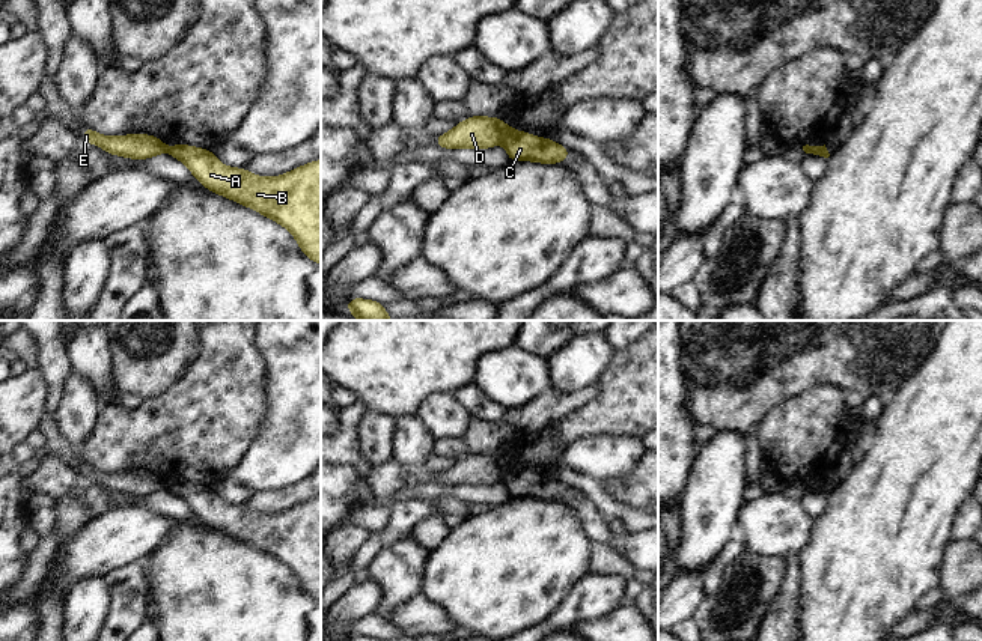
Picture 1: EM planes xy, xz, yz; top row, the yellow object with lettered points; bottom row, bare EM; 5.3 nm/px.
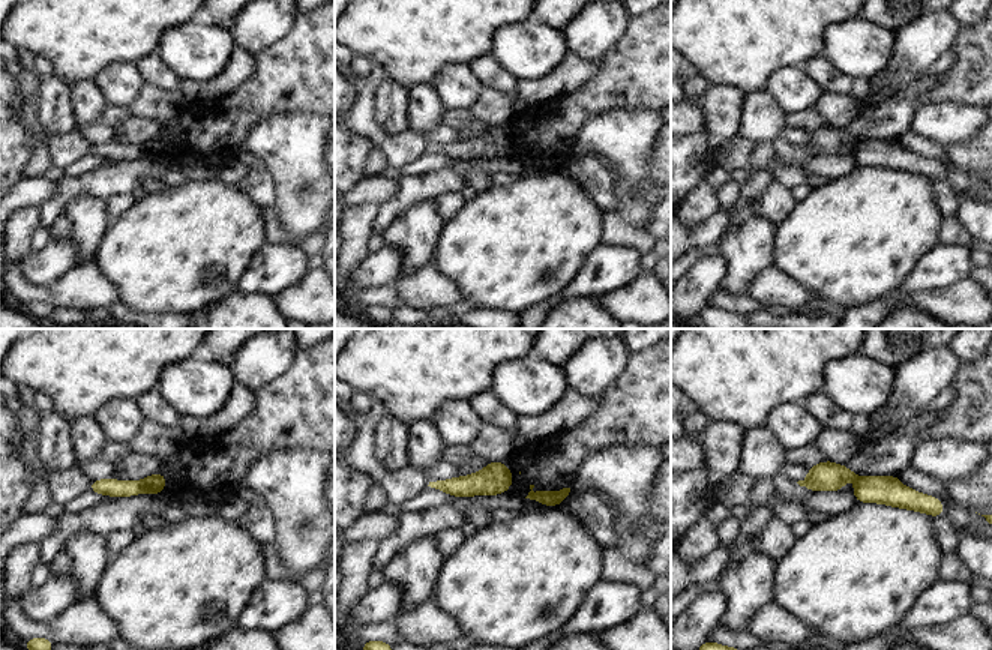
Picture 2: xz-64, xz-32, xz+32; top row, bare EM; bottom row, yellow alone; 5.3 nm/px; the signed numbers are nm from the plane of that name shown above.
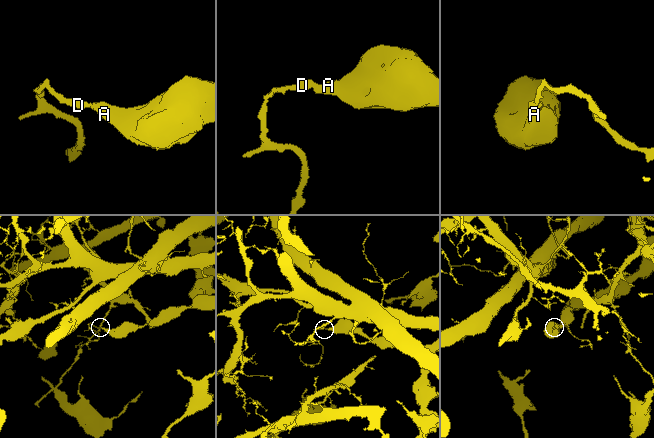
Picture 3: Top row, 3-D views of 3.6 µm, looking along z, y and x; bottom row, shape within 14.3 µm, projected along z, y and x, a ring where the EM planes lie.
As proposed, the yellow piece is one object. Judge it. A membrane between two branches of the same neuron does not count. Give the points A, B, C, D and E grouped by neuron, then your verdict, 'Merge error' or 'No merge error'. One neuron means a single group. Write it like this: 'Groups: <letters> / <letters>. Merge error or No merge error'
Groups: A B C / D E. Merge error

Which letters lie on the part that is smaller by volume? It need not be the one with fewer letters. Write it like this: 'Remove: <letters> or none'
Remove: D, E

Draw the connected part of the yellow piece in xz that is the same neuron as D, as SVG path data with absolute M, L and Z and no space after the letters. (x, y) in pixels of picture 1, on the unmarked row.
M470 453L446 471L435 474L435 483L446 486L489 486L505 475L511 465L500 454Z

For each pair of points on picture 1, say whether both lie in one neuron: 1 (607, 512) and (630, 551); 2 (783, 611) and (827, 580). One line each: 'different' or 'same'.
1: different
2: different

